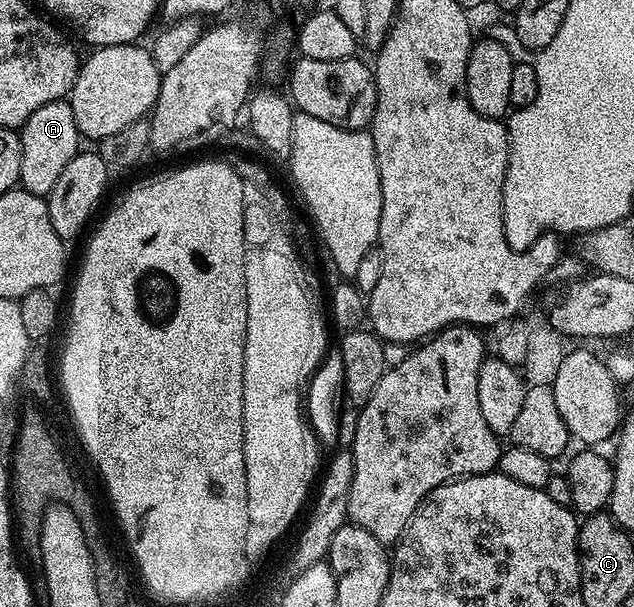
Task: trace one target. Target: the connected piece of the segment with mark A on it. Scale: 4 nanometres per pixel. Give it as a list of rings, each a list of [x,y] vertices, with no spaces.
[[[66,99],[48,101],[48,105],[36,109],[36,113],[32,113],[32,117],[22,124],[20,138],[22,152],[18,182],[21,190],[49,197],[52,189],[56,189],[56,181],[60,181],[60,173],[64,173],[68,161],[72,161],[72,157],[76,157],[80,150],[80,136],[72,105]]]

